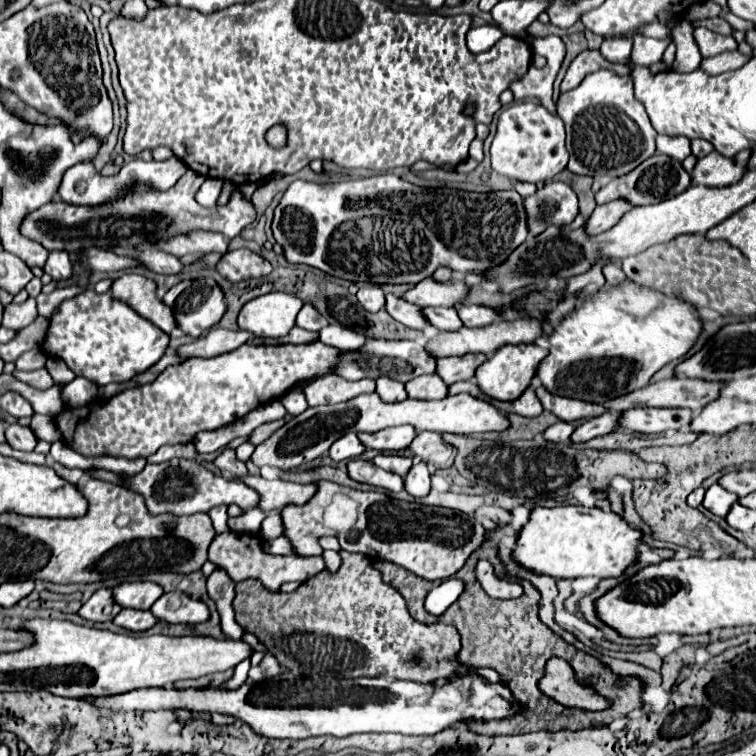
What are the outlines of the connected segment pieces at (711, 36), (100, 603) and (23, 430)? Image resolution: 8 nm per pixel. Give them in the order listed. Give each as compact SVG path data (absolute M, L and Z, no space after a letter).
M703 26L695 28L695 40L699 44L703 58L717 56L717 54L723 54L723 52L729 52L729 50L737 50L737 42L735 42L733 36L715 34L715 32L711 32Z
M101 588L97 590L79 610L79 616L91 622L107 622L113 620L113 616L117 616L121 610L119 604L115 604L111 590L109 588Z
M19 424L7 426L5 428L5 438L13 448L23 450L23 452L31 452L35 448L35 442L37 442L31 428L29 426L19 426Z

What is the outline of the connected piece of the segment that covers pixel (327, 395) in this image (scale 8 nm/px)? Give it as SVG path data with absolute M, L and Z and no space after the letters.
M335 374L323 376L305 388L309 406L339 404L339 402L347 402L359 394L369 394L369 392L375 392L375 380L363 378L359 382L349 382Z

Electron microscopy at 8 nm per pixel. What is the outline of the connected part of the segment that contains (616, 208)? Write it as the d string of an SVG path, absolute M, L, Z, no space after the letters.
M615 200L603 206L597 206L591 214L591 218L587 220L585 228L587 234L601 234L611 230L615 224L619 224L619 220L625 216L625 212L629 212L633 208L631 202L627 200Z

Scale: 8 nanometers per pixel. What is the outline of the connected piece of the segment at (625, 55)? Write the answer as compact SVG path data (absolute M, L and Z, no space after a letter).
M619 36L619 38L605 38L601 44L601 54L603 58L619 64L629 64L629 54L631 54L631 38Z

